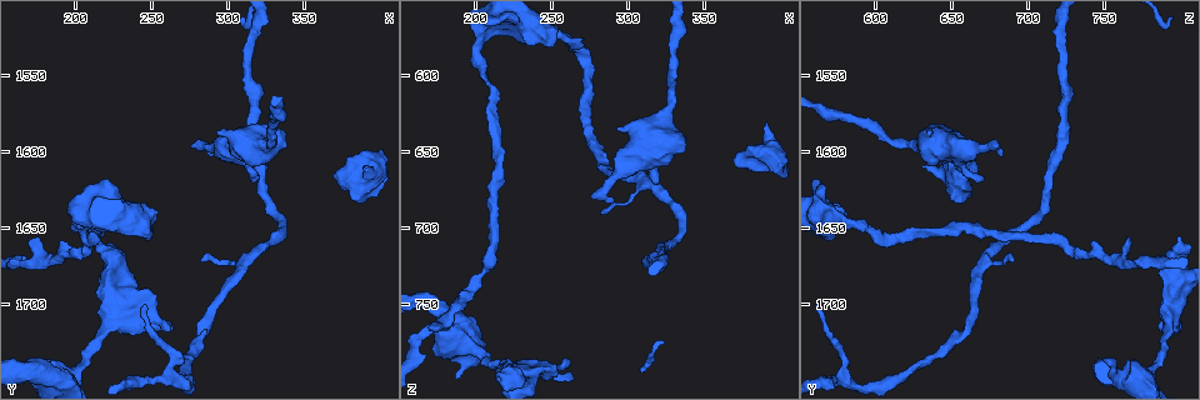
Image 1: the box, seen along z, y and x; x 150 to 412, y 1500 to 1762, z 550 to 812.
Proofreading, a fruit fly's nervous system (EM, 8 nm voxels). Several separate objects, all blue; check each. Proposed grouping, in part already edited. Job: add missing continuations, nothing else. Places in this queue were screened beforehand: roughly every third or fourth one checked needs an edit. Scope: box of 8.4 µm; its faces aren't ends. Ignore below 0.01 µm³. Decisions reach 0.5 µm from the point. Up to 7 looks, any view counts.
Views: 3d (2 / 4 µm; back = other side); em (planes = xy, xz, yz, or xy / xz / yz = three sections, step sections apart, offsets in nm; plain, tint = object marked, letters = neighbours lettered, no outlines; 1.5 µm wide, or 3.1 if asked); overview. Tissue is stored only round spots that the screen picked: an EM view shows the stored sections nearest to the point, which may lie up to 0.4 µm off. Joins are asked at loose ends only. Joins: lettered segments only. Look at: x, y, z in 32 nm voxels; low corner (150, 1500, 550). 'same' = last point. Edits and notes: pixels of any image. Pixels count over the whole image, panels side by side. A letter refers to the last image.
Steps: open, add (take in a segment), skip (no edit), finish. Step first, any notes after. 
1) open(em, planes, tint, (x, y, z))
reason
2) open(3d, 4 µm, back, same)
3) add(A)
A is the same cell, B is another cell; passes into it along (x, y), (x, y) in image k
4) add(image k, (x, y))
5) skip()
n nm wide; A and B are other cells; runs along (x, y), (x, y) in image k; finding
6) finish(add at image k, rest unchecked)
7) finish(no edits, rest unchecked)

open(3d, 2 µm, back, (318, 1618, 670))
thin end

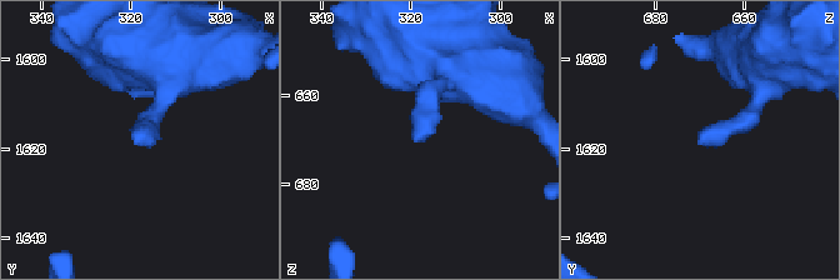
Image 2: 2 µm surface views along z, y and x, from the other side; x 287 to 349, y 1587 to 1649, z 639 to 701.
open(em, planes, tint, (319, 1618, 670))

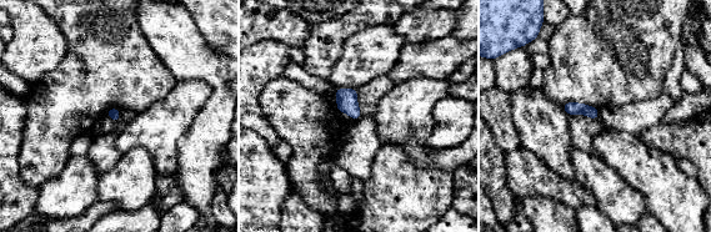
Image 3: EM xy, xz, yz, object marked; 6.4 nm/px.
open(em, planes, letters, same)

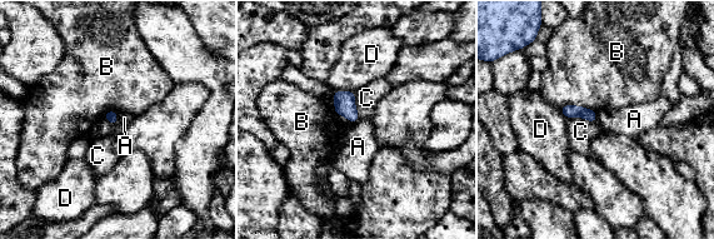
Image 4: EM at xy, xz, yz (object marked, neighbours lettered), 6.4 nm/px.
skip()
A, B, C and D are other cells; border along (115, 111), (118, 123) in image 4; none of them fits

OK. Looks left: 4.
open(em, planes, letters, (262, 1718, 786))
branch stops here

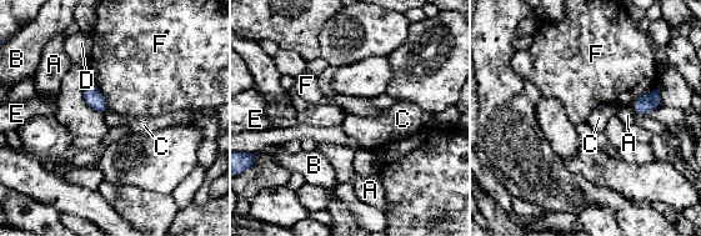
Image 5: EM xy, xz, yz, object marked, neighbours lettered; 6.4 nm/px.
skip()
A, B, C, D, E and F are other cells; border along (659, 86), (640, 96), (631, 105) in image 5; no lettered segment goes on from it

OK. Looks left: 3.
open(3d, 4 µm, (292, 1586, 634))
free end

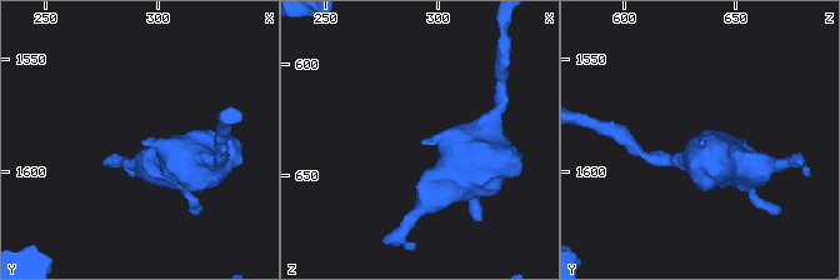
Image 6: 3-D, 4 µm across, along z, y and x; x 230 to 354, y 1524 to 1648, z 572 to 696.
open(em, yz, step 8, tint, (294, 1585, 635))

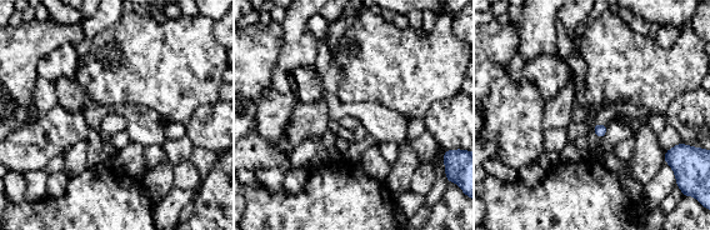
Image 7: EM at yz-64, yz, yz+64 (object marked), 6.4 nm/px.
open(em, planes, letters, same)

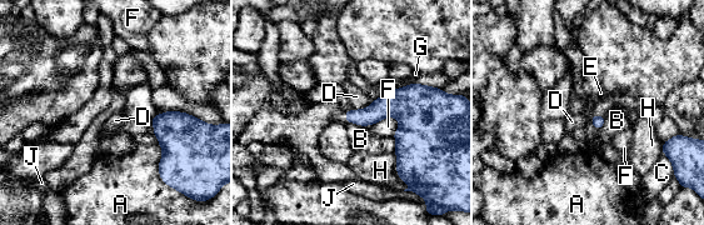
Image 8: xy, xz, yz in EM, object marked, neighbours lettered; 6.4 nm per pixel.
skip()
A, B, C, D, E, F, G, H and J are other cells; border along (372, 101), (364, 108), (353, 109) in image 8; none of them fits

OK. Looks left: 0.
finish(no edits, rest unchecked)

